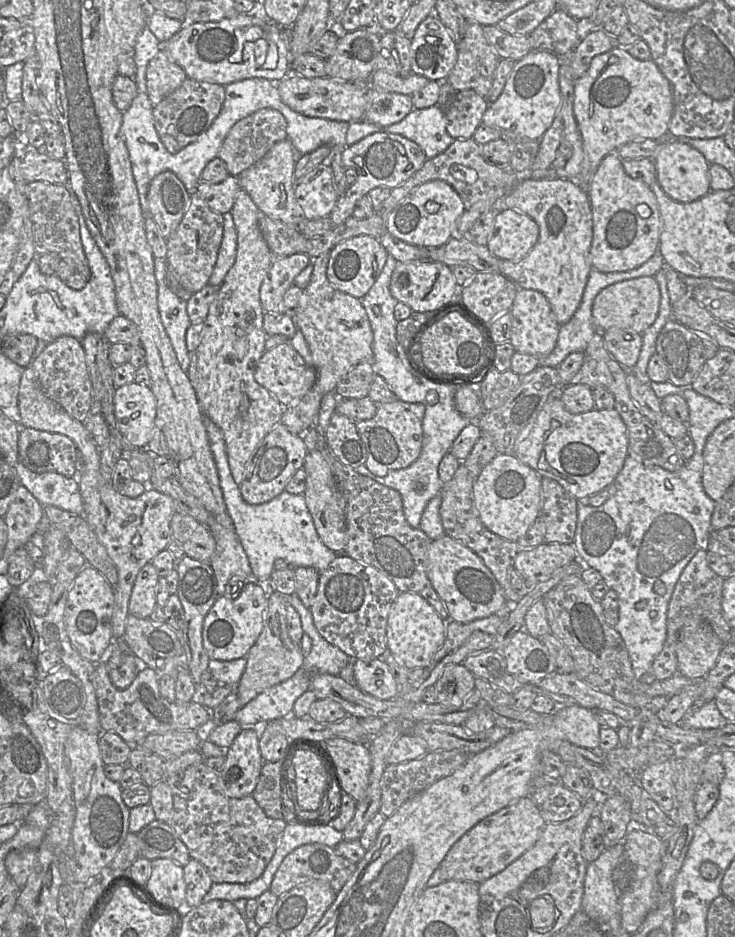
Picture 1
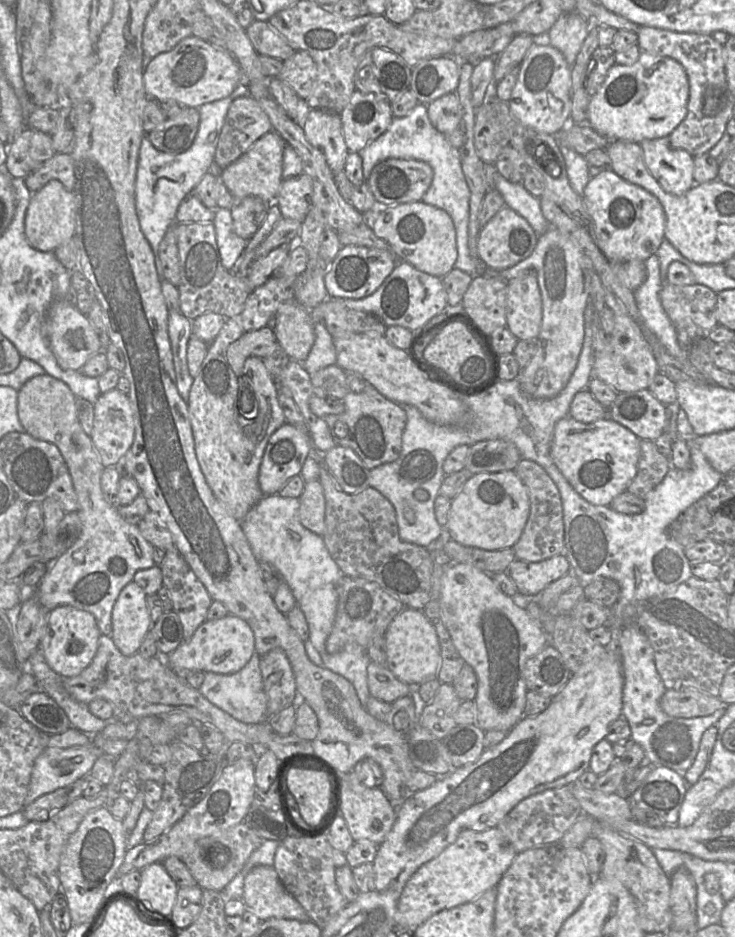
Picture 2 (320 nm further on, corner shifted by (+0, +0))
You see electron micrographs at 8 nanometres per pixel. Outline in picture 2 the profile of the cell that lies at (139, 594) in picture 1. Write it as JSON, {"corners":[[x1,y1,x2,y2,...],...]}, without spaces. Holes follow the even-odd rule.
{"corners":[[131,581,121,590,114,604,111,638,123,655,131,656,139,652,151,625,147,594]]}

